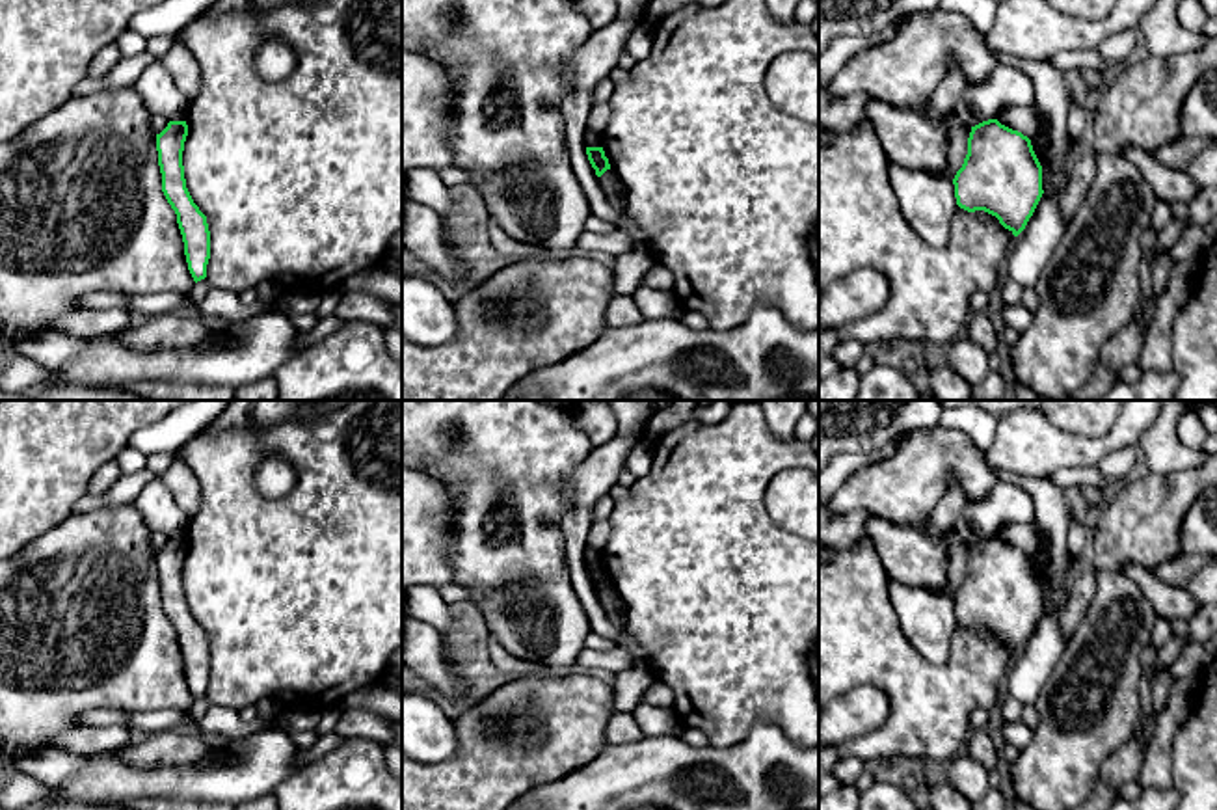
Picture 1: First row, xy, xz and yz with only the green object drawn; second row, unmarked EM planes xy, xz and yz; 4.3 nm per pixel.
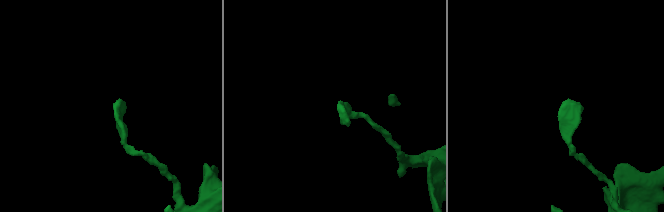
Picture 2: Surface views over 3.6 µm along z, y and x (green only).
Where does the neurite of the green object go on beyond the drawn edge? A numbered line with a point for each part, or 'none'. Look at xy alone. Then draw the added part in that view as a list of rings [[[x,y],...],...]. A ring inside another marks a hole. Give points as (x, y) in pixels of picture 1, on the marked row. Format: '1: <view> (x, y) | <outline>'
none

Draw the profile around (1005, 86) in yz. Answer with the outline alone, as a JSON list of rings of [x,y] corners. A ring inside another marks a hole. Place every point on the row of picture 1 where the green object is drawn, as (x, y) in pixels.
[[[997,63],[984,82],[968,84],[955,112],[968,127],[975,127],[994,119],[1007,106],[1031,104],[1035,104],[1031,78],[1016,67]]]

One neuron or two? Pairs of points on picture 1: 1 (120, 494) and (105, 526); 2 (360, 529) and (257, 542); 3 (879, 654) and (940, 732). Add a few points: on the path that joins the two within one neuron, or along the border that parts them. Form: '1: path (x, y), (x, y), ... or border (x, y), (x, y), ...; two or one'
1: border (131, 503), (73, 514); two
2: path (334, 542), (283, 542); one
3: path (897, 673), (929, 704), (929, 714); one

